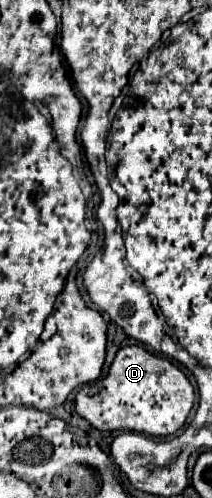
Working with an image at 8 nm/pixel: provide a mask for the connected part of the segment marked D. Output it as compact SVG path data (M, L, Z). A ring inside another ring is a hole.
M125 346L117 352L107 376L101 380L101 388L77 396L75 402L77 414L97 430L131 430L163 438L183 428L193 408L195 392L187 376L171 360L155 356L141 346Z

